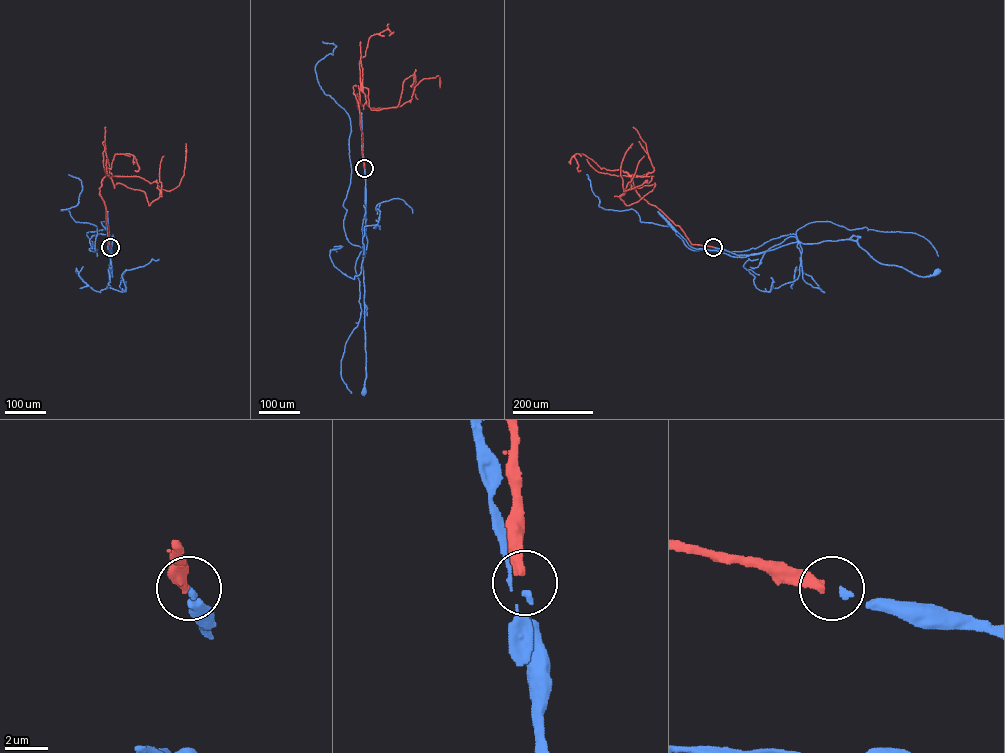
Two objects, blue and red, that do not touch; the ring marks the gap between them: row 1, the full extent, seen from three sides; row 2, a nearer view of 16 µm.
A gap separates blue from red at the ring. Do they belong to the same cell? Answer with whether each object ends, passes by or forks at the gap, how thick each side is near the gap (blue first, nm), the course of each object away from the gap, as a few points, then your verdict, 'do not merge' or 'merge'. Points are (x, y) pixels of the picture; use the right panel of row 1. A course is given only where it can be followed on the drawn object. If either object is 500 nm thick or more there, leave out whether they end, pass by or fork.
blue ends there; red ends there; 260 nm thick on the blue side, 440 nm on the other; blue runs (714, 247), (749, 255), (797, 242), (850, 239), (882, 264), (923, 277), (937, 272); red runs (713, 247), (692, 244), (628, 174), (636, 188), (655, 183), (638, 201), (621, 199), (644, 156); merge

